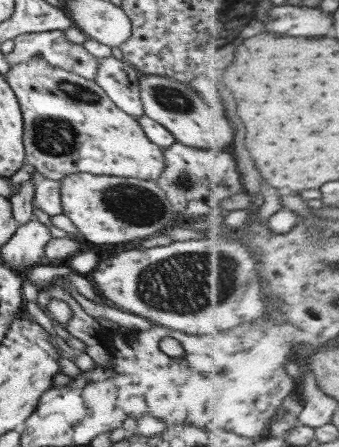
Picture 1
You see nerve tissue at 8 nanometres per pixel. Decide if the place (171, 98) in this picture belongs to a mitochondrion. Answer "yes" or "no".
yes

